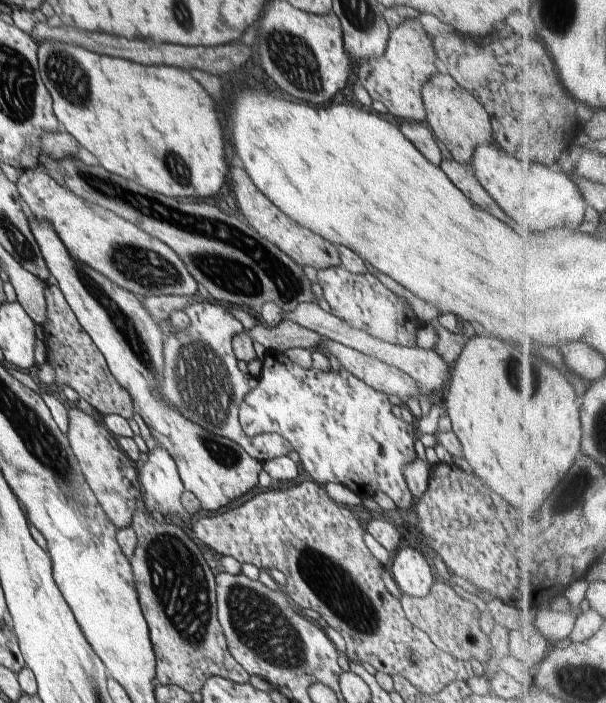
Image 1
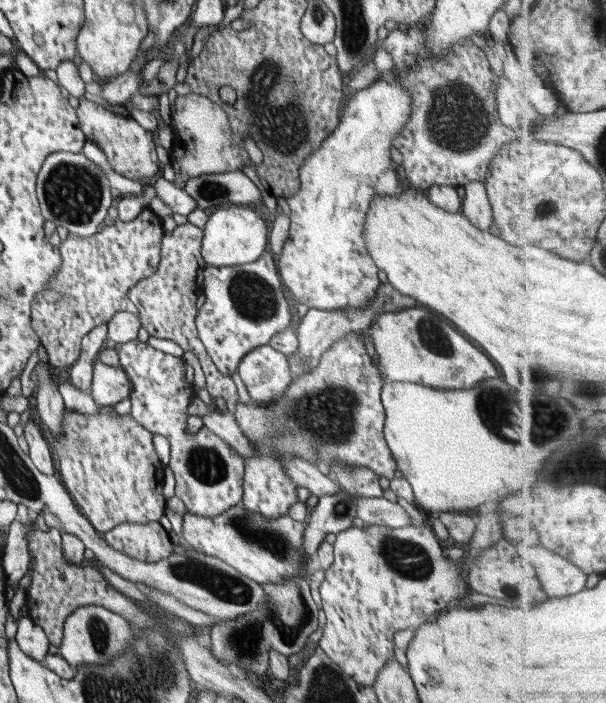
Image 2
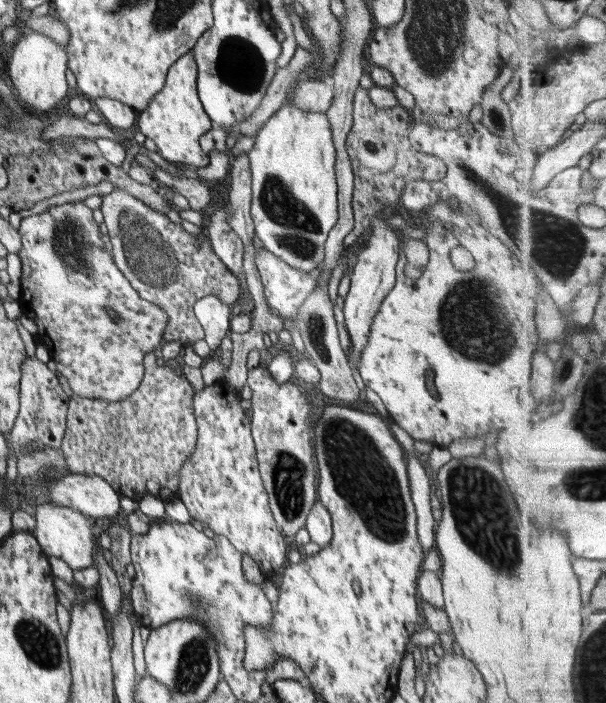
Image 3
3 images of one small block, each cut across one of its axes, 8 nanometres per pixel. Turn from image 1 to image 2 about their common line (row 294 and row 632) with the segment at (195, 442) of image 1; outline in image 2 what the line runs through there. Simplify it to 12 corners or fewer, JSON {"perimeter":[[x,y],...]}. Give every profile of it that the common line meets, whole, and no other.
{"perimeter":[[89,604],[65,620],[58,654],[74,669],[131,646],[122,615]]}

